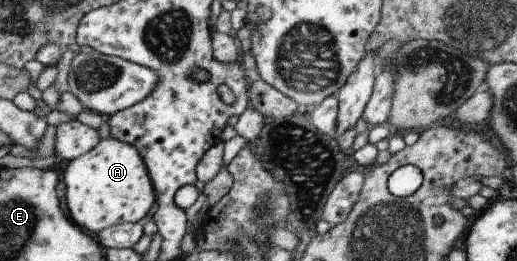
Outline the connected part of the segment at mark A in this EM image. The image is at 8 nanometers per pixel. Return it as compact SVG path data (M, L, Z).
M106 138L87 153L62 167L65 203L70 218L94 236L119 222L136 222L145 217L155 200L153 185L138 151L123 141Z

